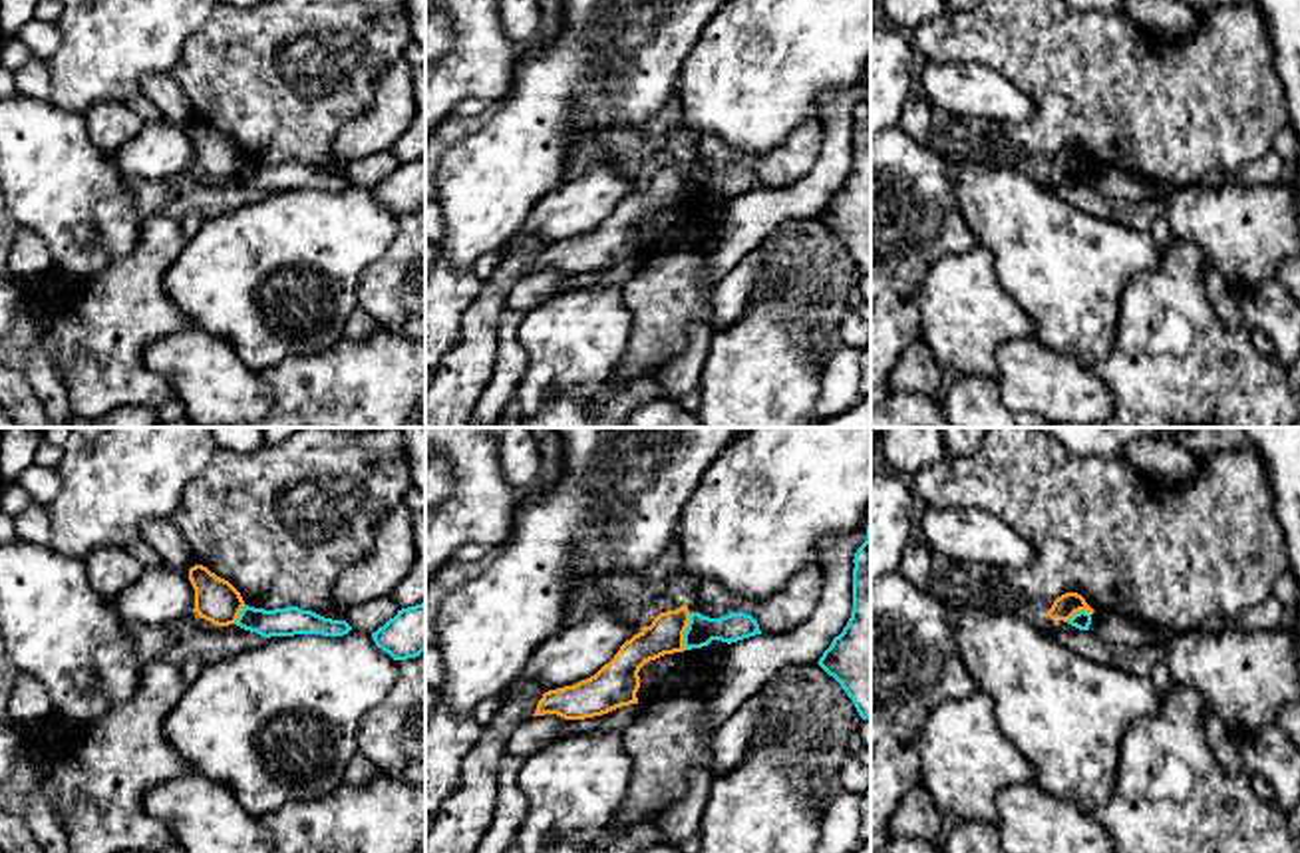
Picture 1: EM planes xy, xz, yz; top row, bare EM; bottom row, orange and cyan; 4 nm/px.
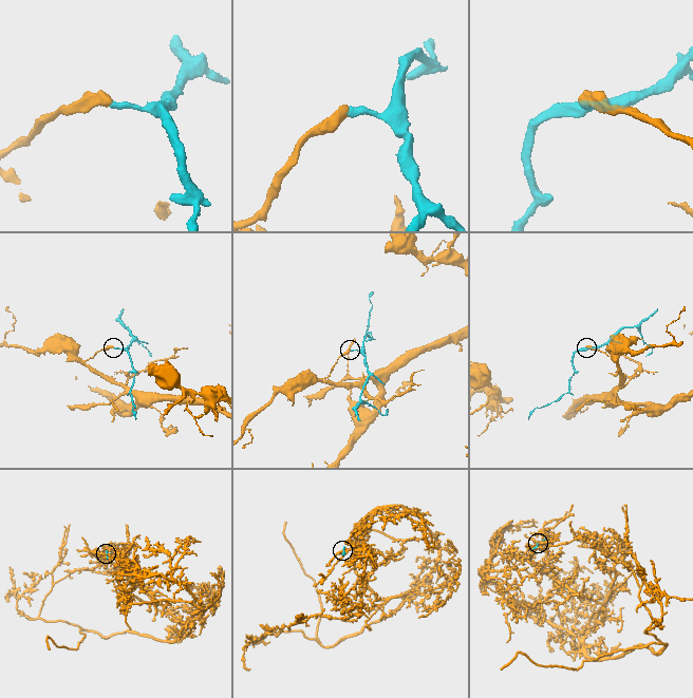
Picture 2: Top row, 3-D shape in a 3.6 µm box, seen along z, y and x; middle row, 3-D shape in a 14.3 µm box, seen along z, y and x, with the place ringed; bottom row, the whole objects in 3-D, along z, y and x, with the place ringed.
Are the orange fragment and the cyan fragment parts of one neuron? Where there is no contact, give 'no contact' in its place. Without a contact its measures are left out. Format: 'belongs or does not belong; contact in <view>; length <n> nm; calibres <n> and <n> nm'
does not belong; contact in xz; length 150 nm; calibres 150 and 120 nm

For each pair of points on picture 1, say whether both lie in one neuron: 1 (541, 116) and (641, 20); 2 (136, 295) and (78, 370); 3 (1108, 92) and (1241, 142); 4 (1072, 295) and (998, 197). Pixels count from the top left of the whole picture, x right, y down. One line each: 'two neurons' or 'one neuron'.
1: one neuron
2: one neuron
3: one neuron
4: one neuron

